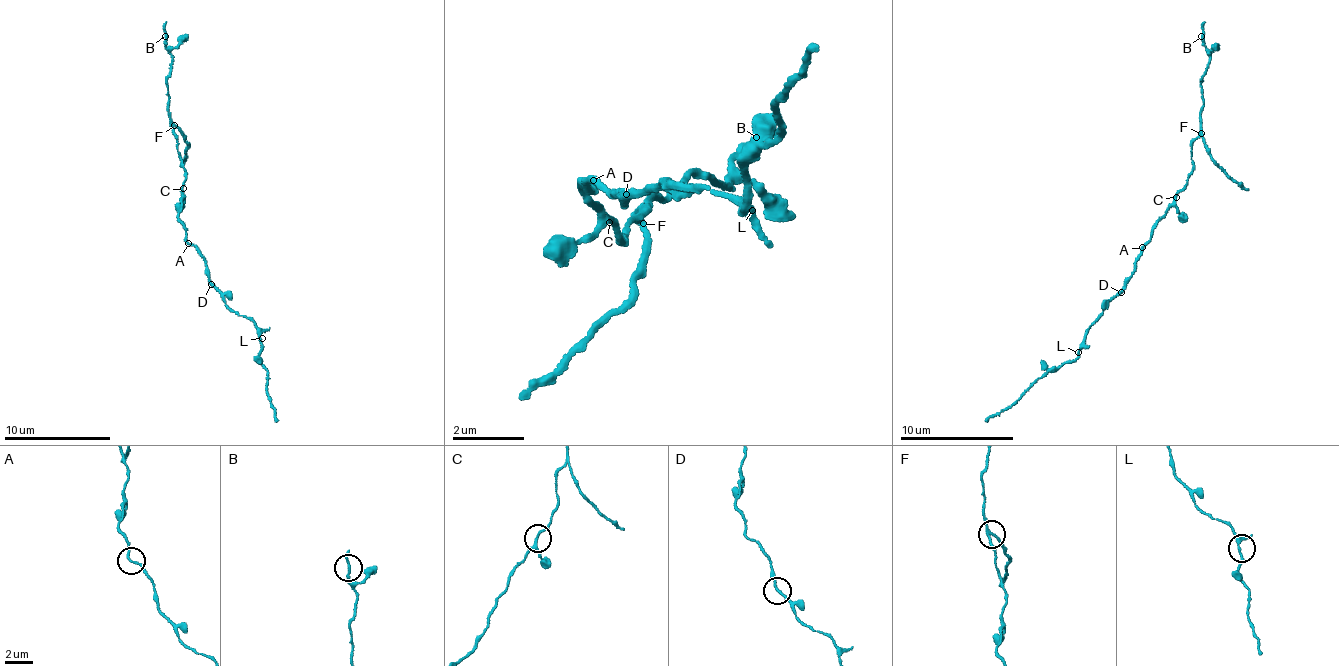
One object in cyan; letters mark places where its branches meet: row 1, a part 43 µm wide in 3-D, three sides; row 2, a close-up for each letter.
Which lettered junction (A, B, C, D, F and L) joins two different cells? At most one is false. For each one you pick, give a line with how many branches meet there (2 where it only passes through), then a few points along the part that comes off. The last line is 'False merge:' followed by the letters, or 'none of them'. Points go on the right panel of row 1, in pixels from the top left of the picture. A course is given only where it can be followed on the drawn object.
F: Branches: 3. Course of the part to remove: (1200, 134), (1212, 160), (1247, 191)
False merge: F

